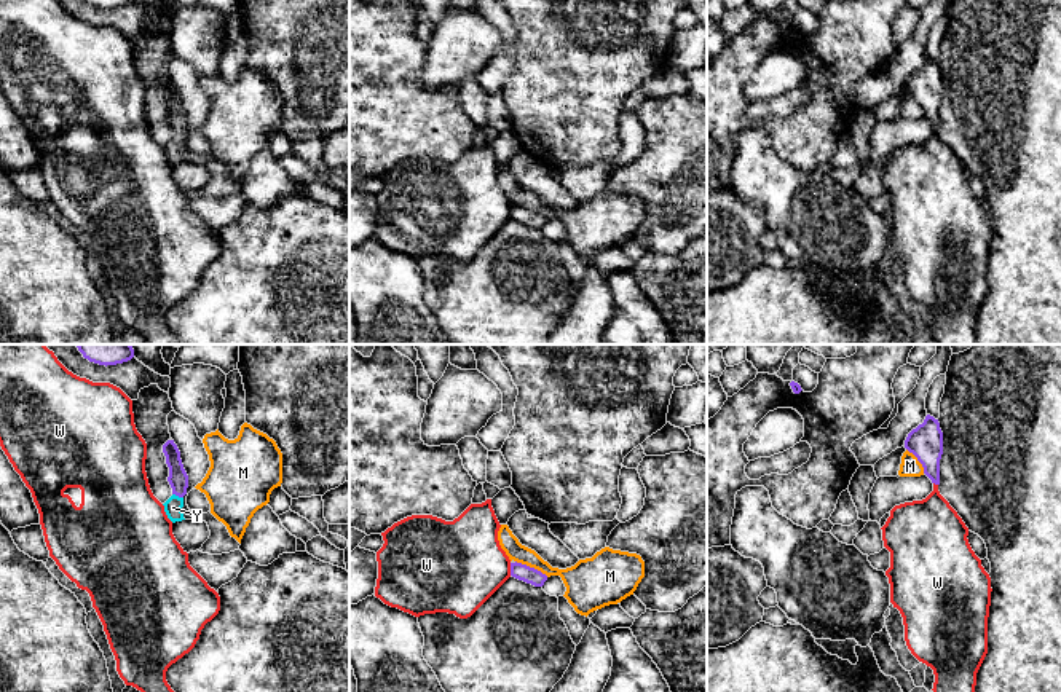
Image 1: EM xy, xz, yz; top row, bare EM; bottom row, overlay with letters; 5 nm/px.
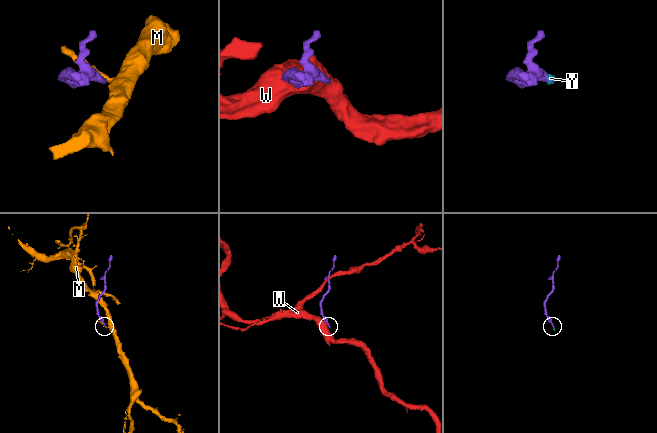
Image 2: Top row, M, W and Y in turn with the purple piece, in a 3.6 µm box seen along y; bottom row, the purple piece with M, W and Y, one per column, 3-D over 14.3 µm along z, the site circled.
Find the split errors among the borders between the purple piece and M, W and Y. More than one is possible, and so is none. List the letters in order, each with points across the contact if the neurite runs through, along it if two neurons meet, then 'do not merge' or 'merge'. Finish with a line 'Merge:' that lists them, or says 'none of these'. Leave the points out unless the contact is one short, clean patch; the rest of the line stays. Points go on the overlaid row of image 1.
M: do not merge
W: do not merge
Y: runs through xy (177, 479), (177, 495), (173, 507); merge
Merge: Y

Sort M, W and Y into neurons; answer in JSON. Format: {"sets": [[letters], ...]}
{"sets": [["M"], ["W"], ["Y"]]}

